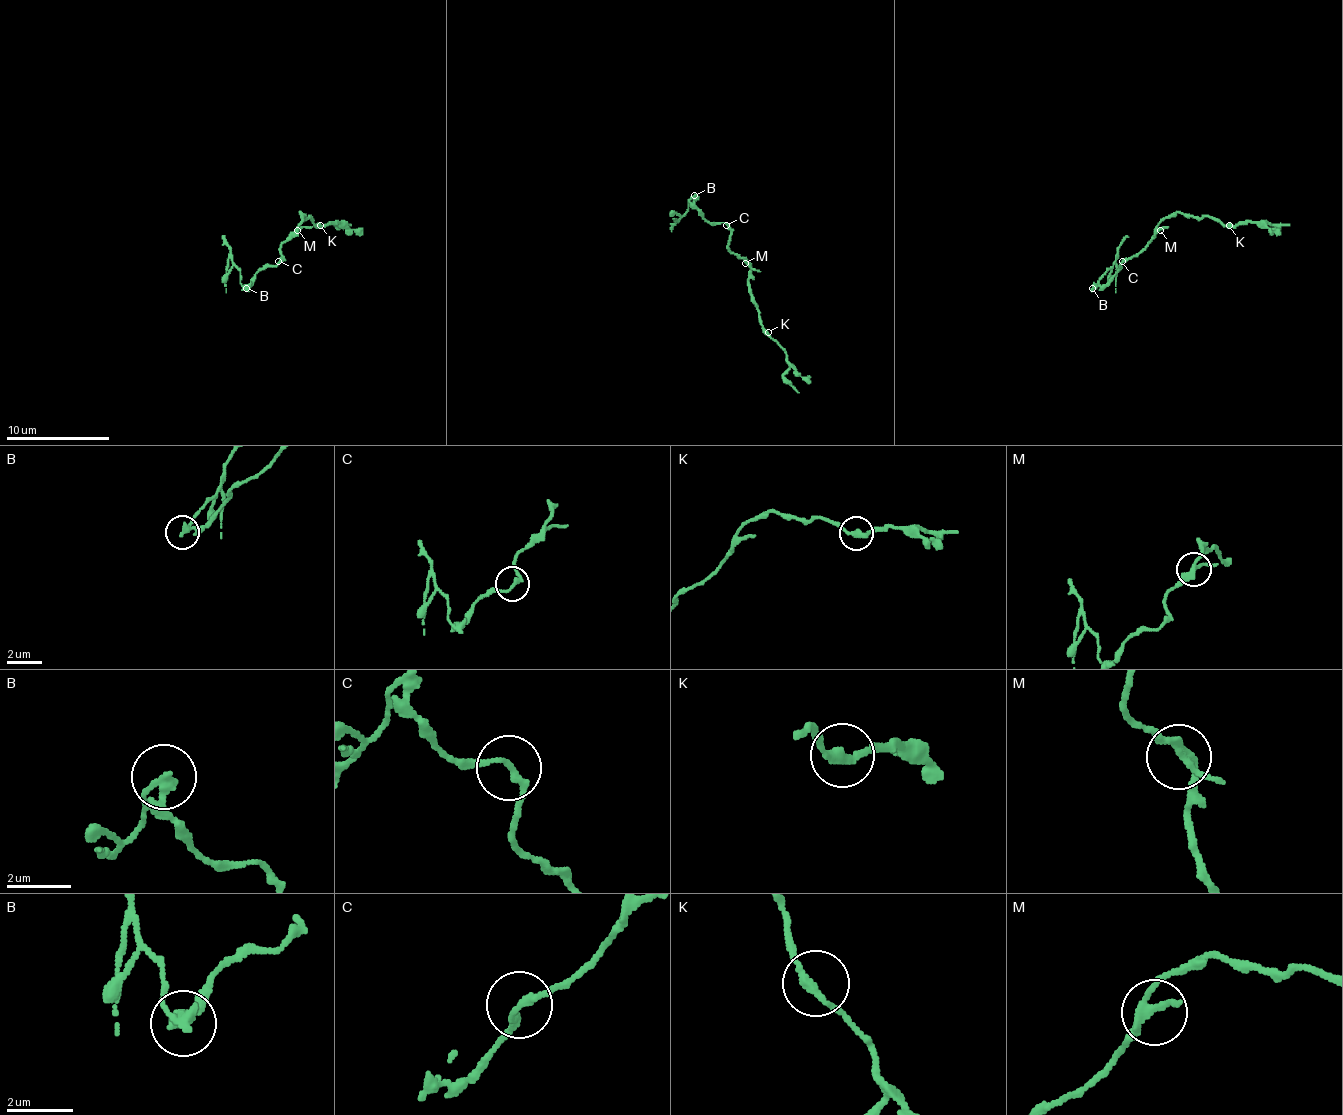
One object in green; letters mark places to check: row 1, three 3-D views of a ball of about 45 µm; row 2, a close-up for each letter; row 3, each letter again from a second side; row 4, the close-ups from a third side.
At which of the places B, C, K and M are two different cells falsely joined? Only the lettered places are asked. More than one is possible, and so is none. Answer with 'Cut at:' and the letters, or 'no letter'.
Cut at: B

